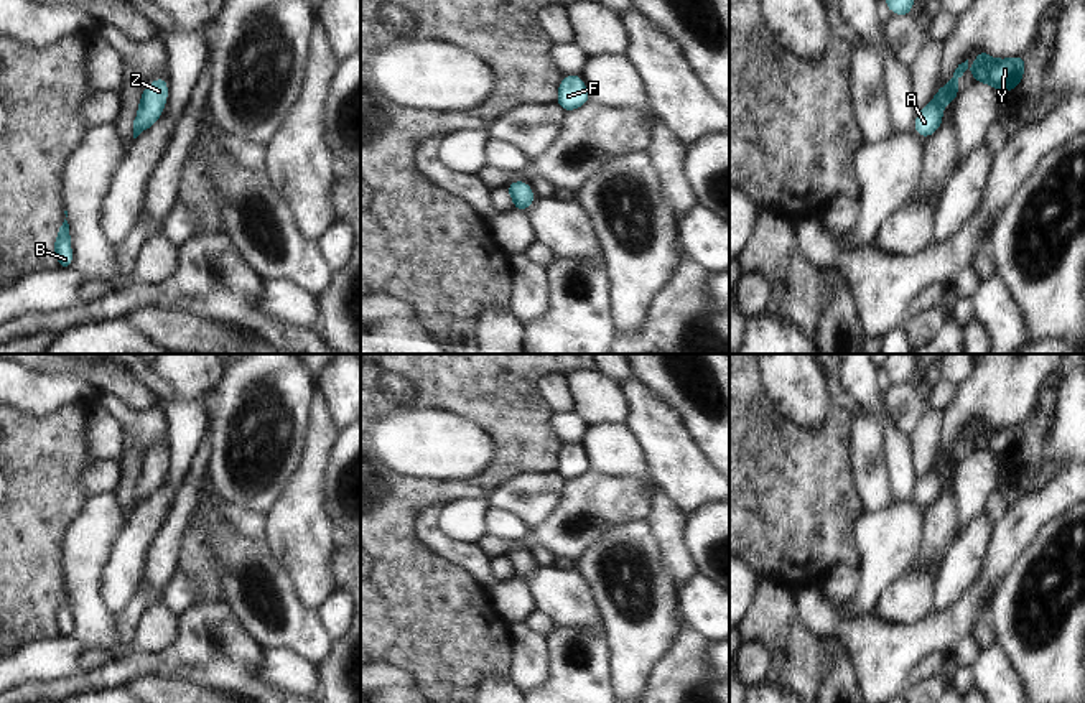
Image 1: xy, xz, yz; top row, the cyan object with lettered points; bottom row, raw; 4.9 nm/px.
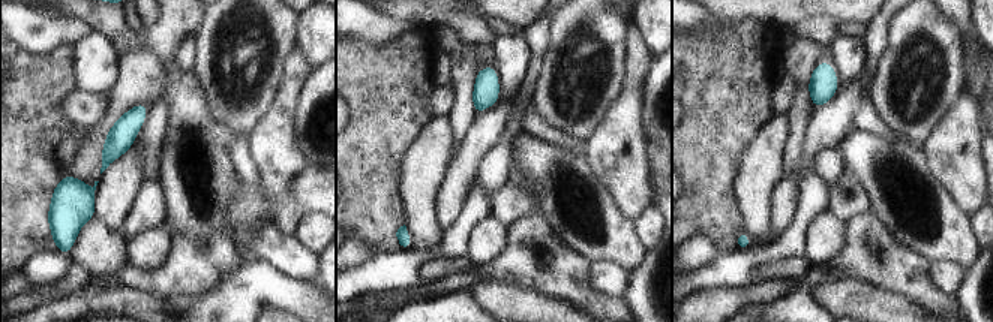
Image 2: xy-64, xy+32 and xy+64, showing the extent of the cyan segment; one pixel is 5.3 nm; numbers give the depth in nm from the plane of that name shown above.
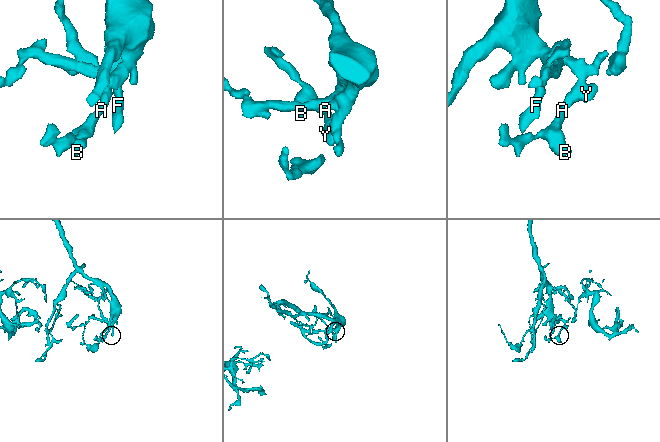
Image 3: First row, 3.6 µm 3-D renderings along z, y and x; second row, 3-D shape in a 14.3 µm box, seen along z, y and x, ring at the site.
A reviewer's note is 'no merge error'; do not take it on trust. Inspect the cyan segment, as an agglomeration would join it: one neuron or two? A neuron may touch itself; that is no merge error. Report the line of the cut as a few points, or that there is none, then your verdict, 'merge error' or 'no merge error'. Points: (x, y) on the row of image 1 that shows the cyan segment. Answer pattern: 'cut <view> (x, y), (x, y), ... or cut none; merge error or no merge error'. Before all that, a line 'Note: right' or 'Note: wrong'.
Note: right
cut none; no merge error

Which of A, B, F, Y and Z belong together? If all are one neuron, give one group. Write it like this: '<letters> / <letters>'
A B F Y Z

